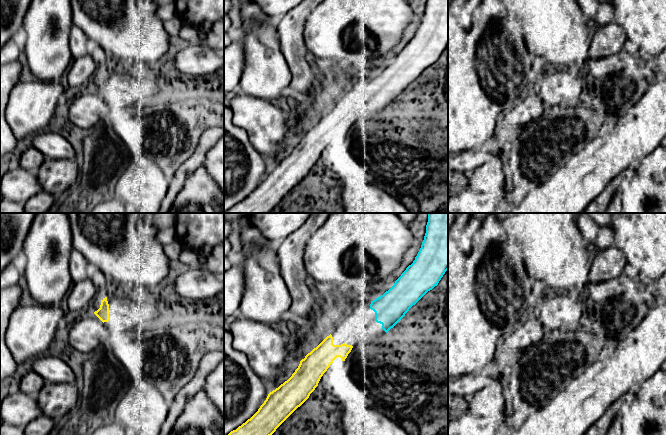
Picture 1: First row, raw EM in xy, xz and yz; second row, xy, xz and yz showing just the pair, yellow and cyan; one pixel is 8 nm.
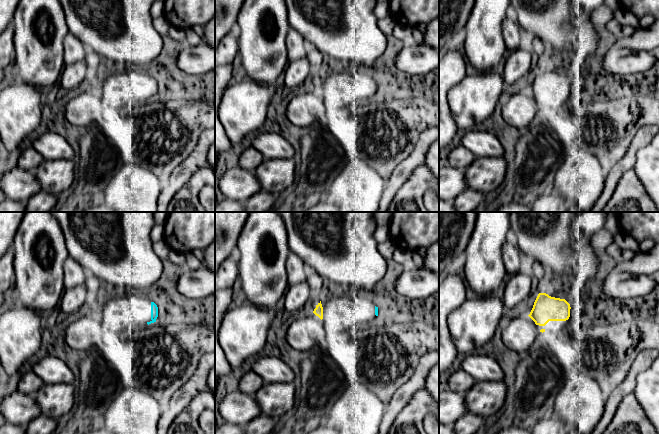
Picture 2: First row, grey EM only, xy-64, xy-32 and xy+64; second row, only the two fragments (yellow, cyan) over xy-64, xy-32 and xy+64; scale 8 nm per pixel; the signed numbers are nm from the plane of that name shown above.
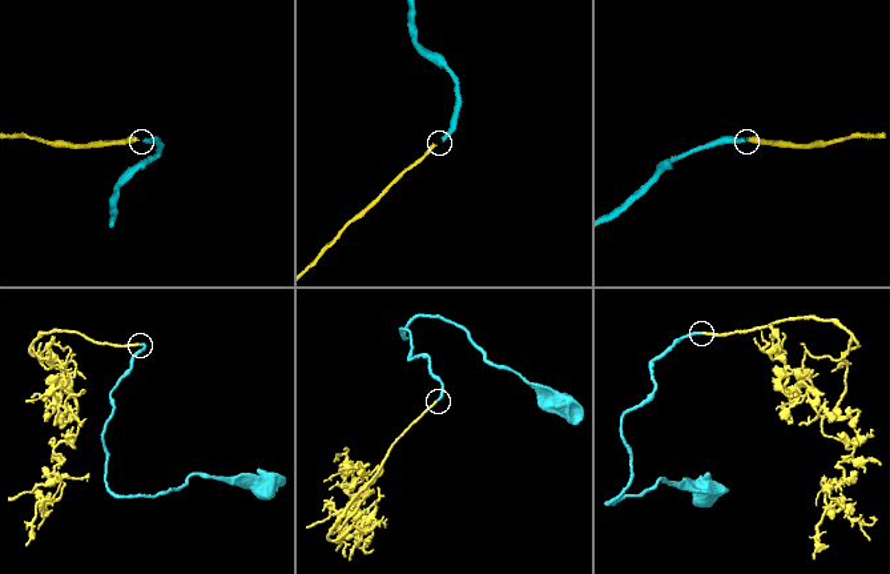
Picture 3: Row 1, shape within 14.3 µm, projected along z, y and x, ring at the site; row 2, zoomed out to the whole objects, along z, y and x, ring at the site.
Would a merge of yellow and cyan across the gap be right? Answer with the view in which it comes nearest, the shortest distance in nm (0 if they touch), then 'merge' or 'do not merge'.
xz | 280 nm | merge

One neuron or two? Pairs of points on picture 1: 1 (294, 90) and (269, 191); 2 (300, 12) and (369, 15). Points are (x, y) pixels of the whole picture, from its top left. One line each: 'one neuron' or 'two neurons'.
1: two neurons
2: two neurons

